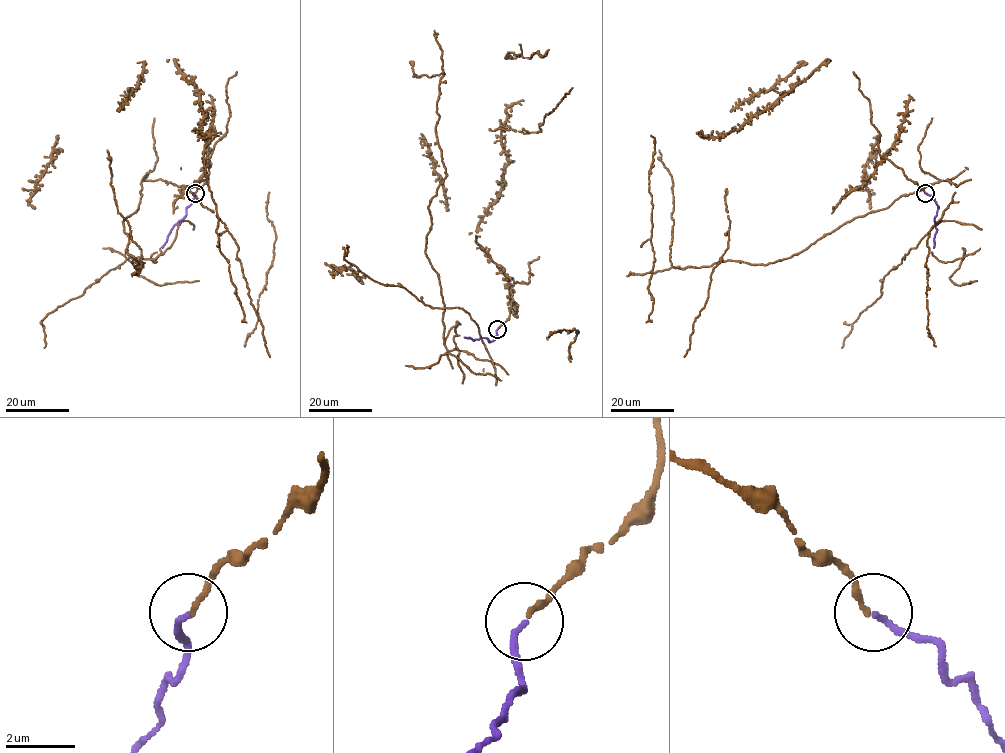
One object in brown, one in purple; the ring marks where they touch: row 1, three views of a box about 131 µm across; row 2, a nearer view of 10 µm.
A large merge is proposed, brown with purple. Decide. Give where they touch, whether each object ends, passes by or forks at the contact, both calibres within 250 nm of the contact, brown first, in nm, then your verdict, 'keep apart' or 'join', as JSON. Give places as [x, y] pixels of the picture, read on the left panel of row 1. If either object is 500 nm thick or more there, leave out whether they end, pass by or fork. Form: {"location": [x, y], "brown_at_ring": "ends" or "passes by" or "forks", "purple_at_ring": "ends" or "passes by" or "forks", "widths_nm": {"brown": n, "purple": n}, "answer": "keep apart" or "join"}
{"location": [195, 193], "brown_at_ring": "ends", "purple_at_ring": "ends", "widths_nm": {"brown": 160, "purple": 150}, "answer": "join"}

